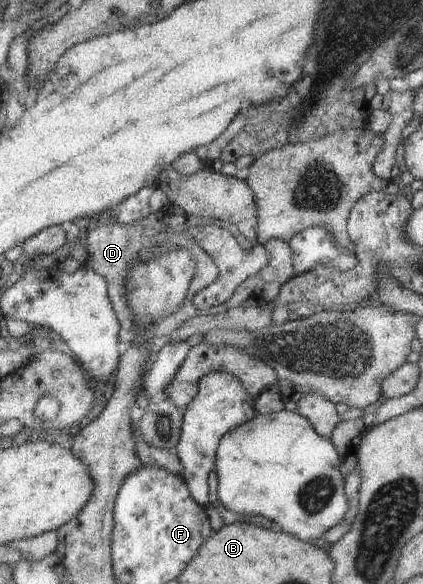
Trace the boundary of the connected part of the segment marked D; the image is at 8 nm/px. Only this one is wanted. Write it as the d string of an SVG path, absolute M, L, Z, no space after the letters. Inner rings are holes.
M166 211L154 213L150 218L134 224L107 224L96 228L88 237L87 249L89 259L87 265L92 267L93 270L101 274L109 282L109 297L115 306L115 311L122 325L121 341L124 343L136 342L141 336L148 340L166 335L173 336L190 319L203 315L203 312L197 310L198 296L206 287L211 287L221 274L221 270L218 268L216 261L214 261L214 257L210 253L206 253L193 238L188 238L188 241L184 241L183 245L193 254L193 257L197 261L197 275L191 284L186 307L180 309L179 312L172 316L156 320L147 328L143 328L135 320L135 312L129 303L129 288L127 287L127 282L129 281L131 272L139 265L139 262L148 262L158 253L160 243L158 243L159 240L157 237L163 234L162 224L160 223L160 216L162 215L166 215ZM130 231L141 231L142 233L136 239L132 239L130 237Z

